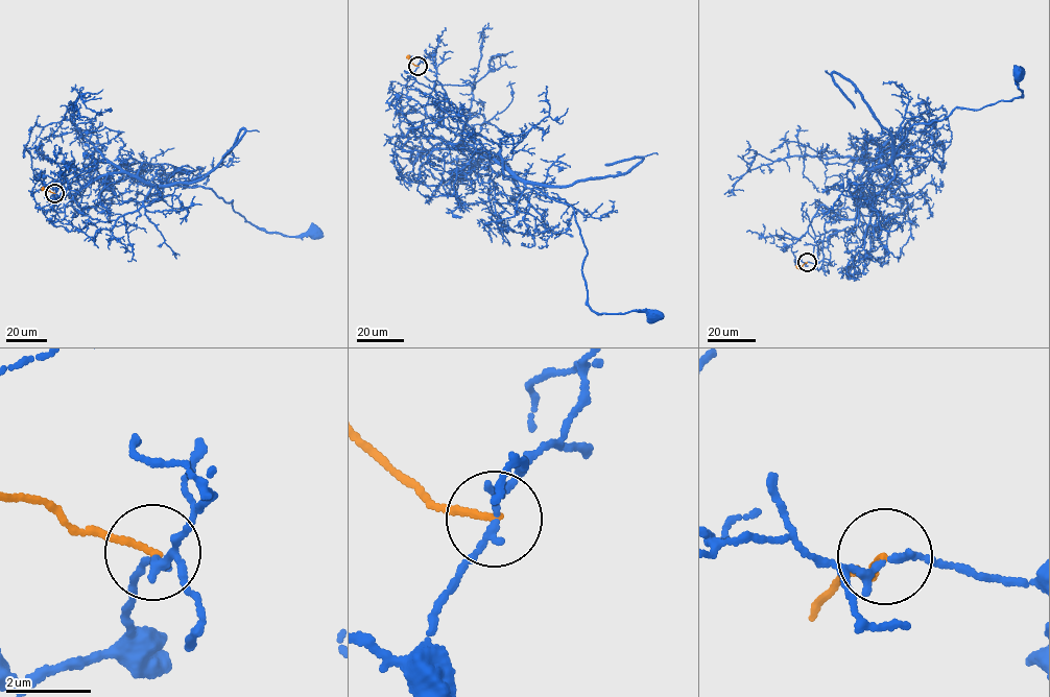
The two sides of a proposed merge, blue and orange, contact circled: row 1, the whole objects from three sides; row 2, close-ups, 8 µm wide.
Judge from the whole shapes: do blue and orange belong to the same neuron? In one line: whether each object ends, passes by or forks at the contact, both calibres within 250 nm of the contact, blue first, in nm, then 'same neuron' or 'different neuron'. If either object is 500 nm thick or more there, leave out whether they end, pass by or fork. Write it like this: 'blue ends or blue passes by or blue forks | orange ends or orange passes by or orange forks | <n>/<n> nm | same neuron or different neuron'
blue passes by | orange ends | 170/150 nm | different neuron

